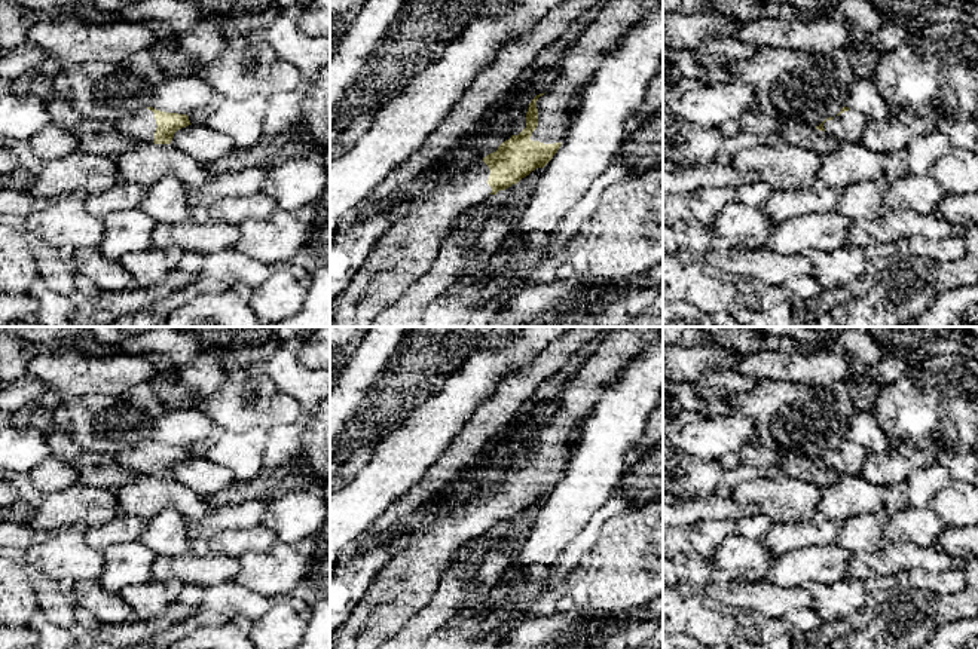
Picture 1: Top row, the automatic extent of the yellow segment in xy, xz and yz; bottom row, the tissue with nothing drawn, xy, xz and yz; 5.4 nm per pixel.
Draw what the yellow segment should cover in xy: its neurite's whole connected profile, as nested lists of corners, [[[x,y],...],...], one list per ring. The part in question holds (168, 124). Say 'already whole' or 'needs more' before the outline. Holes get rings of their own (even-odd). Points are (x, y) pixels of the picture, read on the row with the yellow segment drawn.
needs more | [[[147,107],[114,123],[119,134],[138,143],[171,144],[174,134],[192,125],[187,114]]]

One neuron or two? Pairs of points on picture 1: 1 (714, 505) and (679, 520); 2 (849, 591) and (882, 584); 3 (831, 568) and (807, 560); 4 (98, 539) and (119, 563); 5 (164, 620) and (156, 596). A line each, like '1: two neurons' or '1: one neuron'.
1: one neuron
2: one neuron
3: one neuron
4: two neurons
5: two neurons

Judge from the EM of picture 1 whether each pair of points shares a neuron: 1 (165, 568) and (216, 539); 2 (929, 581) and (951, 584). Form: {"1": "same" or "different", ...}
{"1": "different", "2": "same"}

